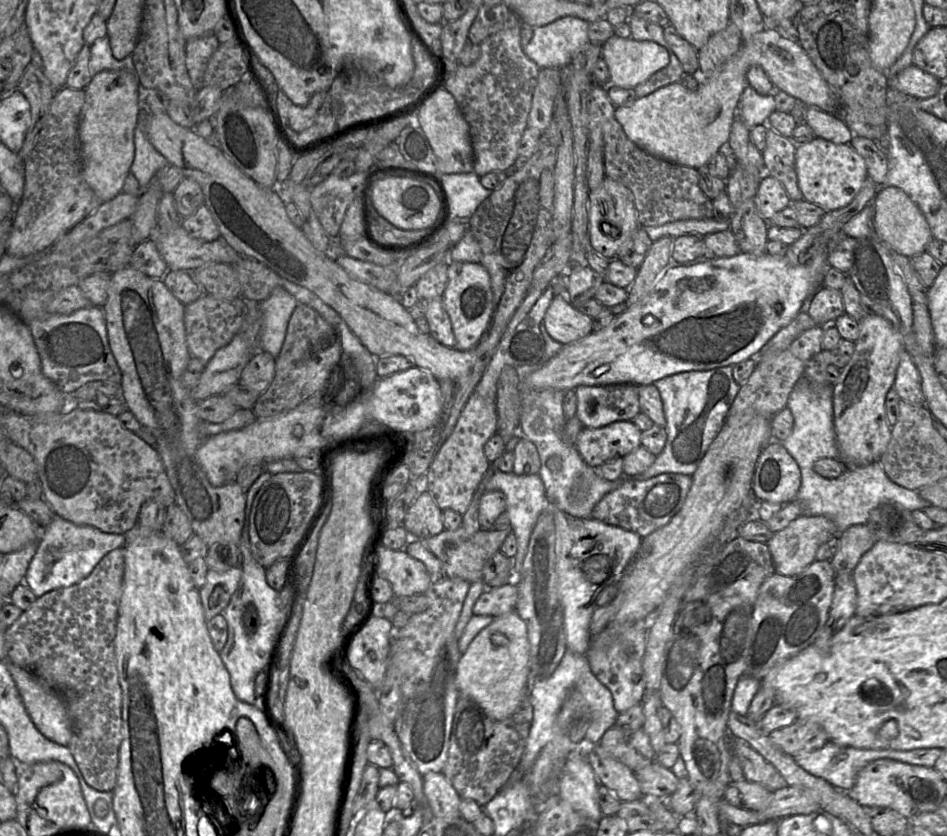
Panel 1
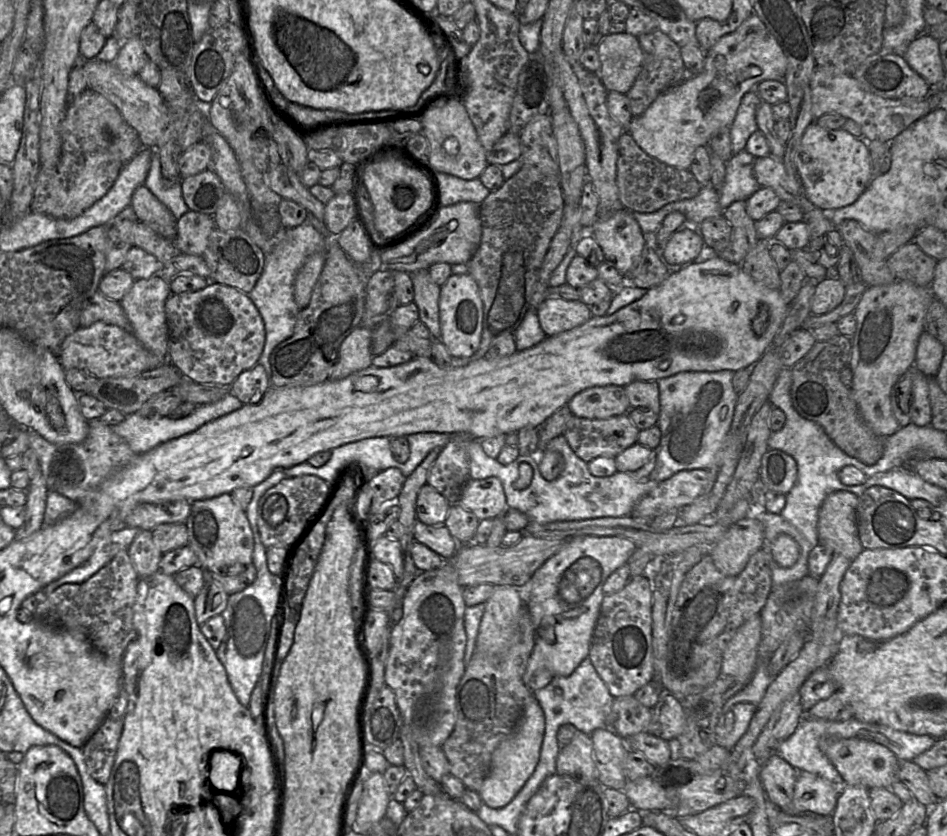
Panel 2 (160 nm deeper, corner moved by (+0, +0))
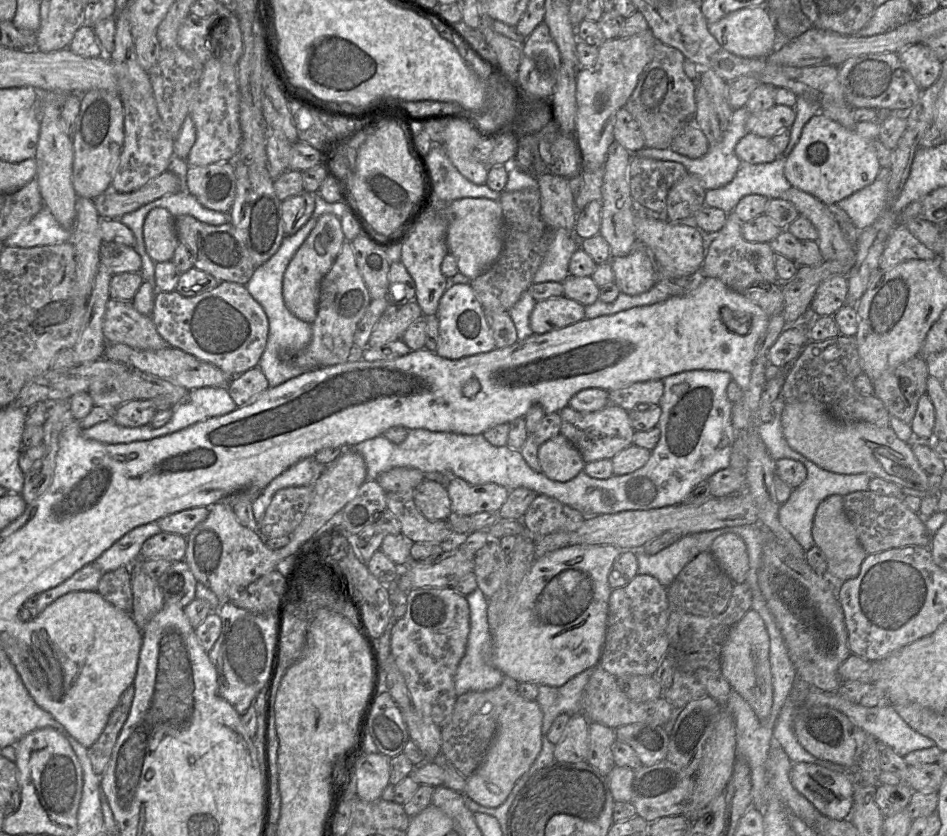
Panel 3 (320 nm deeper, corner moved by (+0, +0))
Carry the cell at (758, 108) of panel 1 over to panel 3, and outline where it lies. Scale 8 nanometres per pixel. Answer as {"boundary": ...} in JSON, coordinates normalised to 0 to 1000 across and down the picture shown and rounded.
{"boundary":[[[788,126],[781,130],[775,132],[770,152],[763,158],[761,169],[757,173],[749,176],[747,184],[738,190],[729,190],[712,182],[707,177],[691,178],[680,176],[666,184],[692,191],[715,194],[721,197],[728,208],[736,209],[742,217],[746,227],[762,225],[776,213],[782,197],[782,193],[776,183],[776,176],[778,171],[790,160],[788,146],[791,138],[792,135]]]}

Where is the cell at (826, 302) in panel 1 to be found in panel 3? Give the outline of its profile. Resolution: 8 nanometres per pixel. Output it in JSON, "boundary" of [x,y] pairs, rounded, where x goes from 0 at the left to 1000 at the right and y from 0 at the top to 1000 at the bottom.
{"boundary":[[[879,330],[862,346],[855,371],[862,378],[880,378],[893,365],[895,337],[893,330]]]}

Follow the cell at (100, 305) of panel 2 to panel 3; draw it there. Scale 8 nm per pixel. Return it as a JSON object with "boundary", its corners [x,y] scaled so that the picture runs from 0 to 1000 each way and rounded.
{"boundary":[[[138,360],[113,361],[109,400],[113,409],[130,410],[147,419],[178,415],[167,398],[161,378],[147,374]]]}

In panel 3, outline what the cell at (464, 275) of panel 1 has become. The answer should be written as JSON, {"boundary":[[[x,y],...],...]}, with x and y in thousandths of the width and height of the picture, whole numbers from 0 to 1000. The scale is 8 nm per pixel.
{"boundary":[[[479,340],[465,358],[461,379],[464,404],[460,423],[472,429],[486,429],[522,419],[523,409],[512,372],[496,340]]]}

